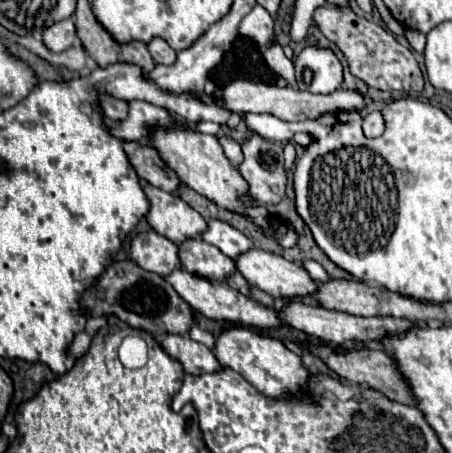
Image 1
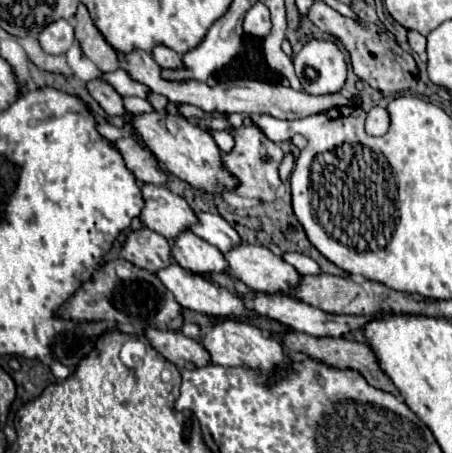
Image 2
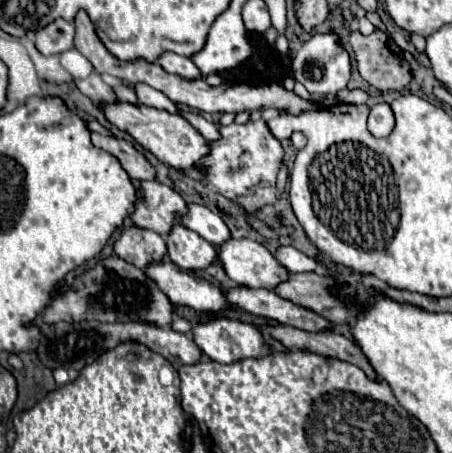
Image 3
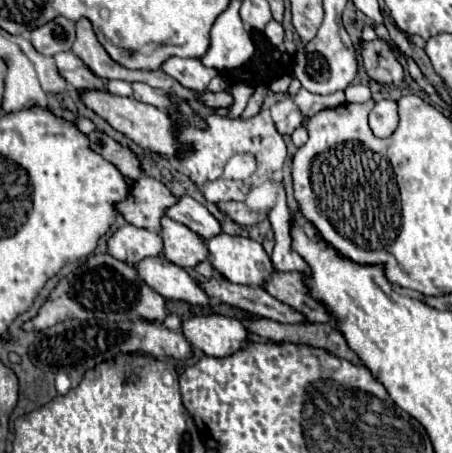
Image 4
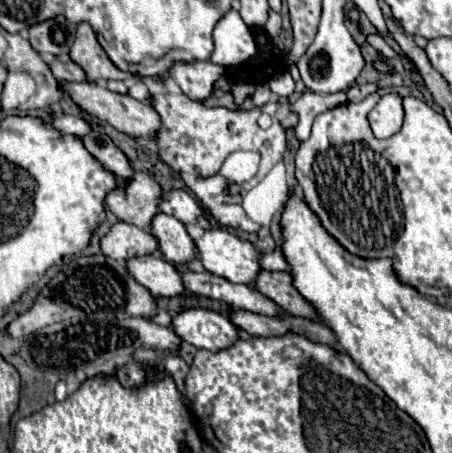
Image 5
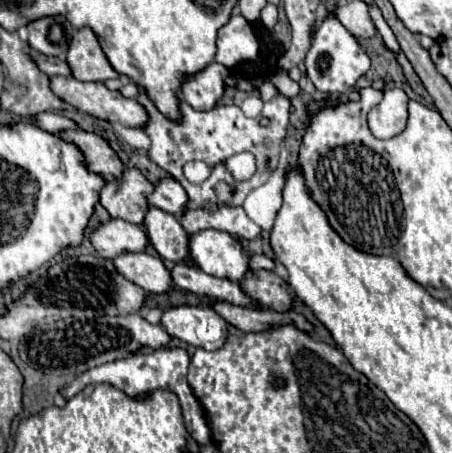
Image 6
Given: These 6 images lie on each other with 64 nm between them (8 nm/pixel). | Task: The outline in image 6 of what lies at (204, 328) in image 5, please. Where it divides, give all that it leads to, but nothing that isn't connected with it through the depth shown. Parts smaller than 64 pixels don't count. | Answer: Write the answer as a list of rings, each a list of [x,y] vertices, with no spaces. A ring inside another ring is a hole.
[[[176,306],[164,312],[162,326],[172,338],[204,350],[218,350],[228,336],[228,322],[204,306]]]

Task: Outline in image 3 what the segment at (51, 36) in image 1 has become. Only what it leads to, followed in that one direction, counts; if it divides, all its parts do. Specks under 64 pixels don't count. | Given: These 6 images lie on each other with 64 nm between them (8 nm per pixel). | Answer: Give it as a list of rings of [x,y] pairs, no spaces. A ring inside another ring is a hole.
[[[62,18],[50,22],[48,26],[36,32],[36,48],[46,56],[70,50],[74,46],[72,42],[74,42],[74,26]]]

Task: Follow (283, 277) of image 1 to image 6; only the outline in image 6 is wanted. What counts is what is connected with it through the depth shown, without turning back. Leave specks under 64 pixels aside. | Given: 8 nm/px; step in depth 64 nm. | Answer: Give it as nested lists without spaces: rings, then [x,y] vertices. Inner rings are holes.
[[[202,230],[192,236],[190,258],[204,272],[232,282],[242,282],[246,272],[250,272],[250,252],[246,250],[244,254],[244,246],[220,230]]]

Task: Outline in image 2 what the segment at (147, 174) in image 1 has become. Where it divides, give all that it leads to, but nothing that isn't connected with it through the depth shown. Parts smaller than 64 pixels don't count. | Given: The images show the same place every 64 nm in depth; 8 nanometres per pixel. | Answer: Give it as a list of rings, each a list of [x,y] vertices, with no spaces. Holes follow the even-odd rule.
[[[124,138],[114,144],[120,150],[120,154],[124,156],[126,166],[134,172],[134,176],[140,182],[166,186],[168,176],[166,176],[164,168],[160,166],[160,162],[156,160],[156,156],[148,148],[142,148],[134,138]]]

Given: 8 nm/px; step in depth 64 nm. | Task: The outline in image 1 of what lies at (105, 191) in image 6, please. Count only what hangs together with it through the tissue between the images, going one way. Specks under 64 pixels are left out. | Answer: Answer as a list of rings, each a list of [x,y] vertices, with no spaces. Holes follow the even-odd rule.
[[[150,184],[144,186],[144,192],[152,204],[146,218],[160,236],[166,236],[174,244],[182,244],[184,240],[198,238],[202,232],[206,232],[206,220],[182,198]]]

